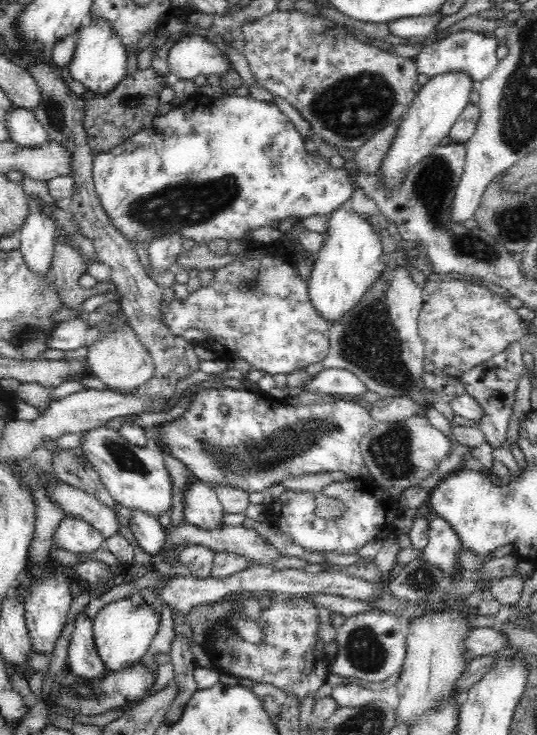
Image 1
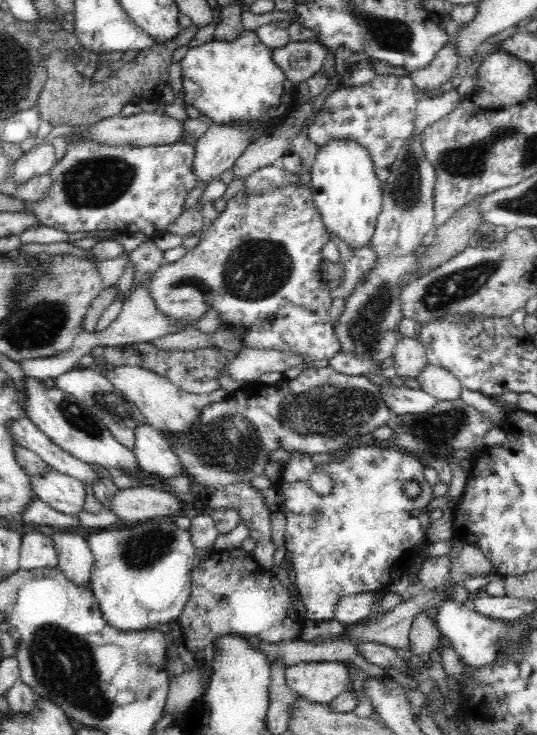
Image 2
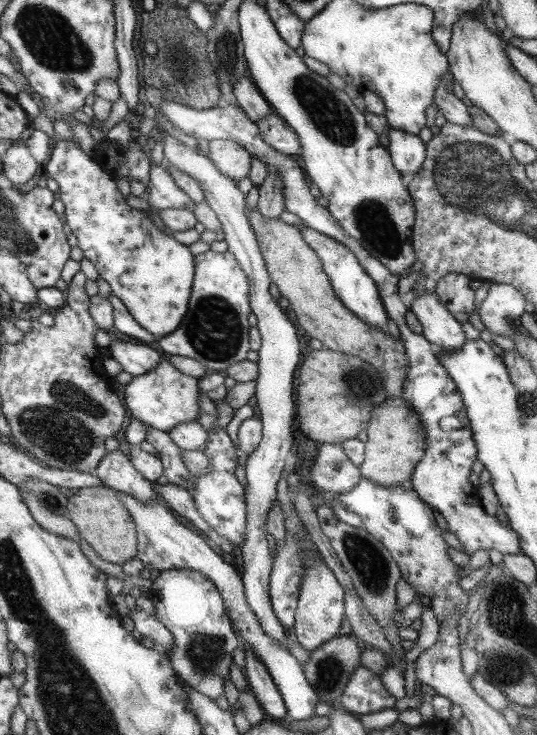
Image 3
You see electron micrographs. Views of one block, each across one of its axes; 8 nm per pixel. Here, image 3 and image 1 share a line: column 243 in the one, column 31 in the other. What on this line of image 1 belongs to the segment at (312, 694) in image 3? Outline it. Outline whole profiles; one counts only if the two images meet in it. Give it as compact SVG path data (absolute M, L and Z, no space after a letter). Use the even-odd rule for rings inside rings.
M46 576L44 580L36 578L26 593L24 606L26 607L26 626L33 652L40 656L52 656L54 643L64 628L68 606L70 606L70 590L66 580L62 576Z

